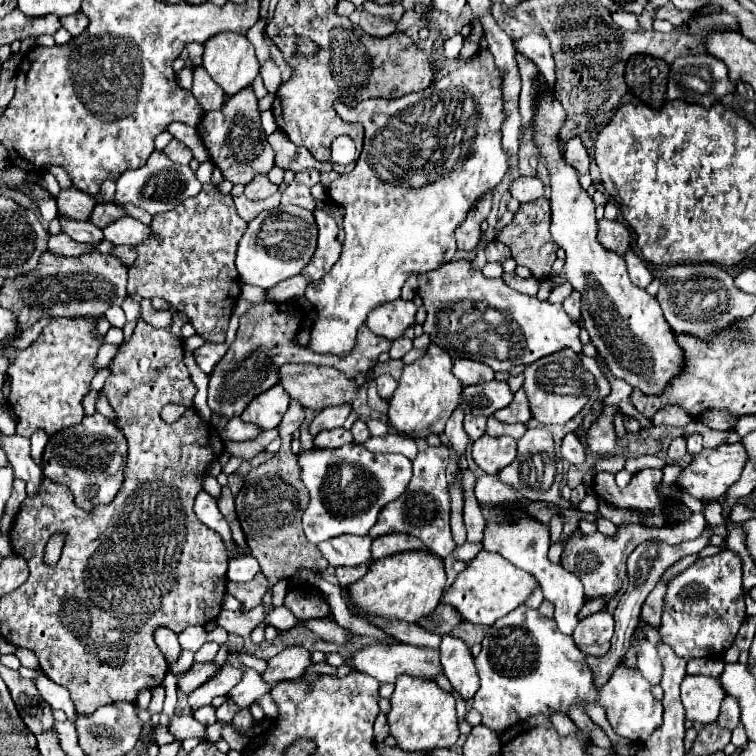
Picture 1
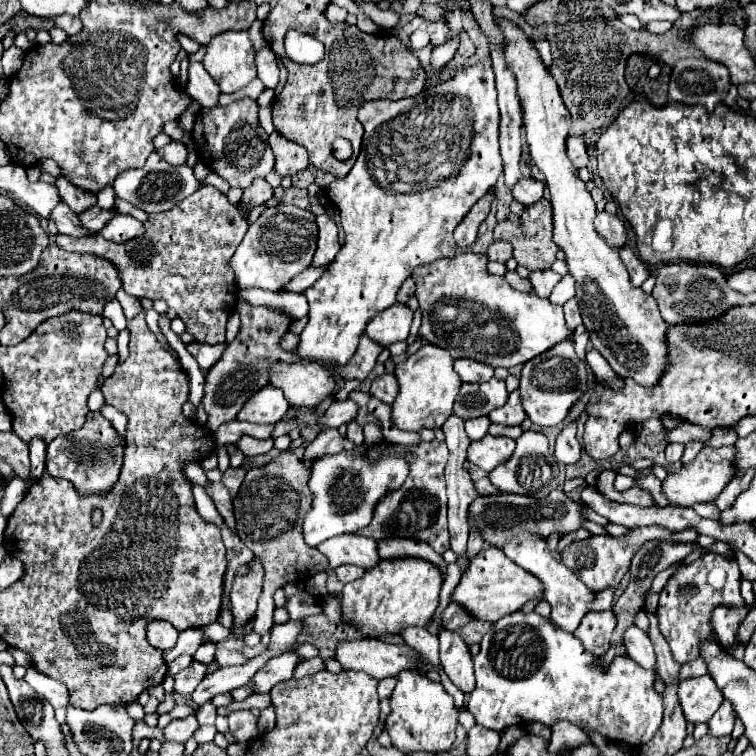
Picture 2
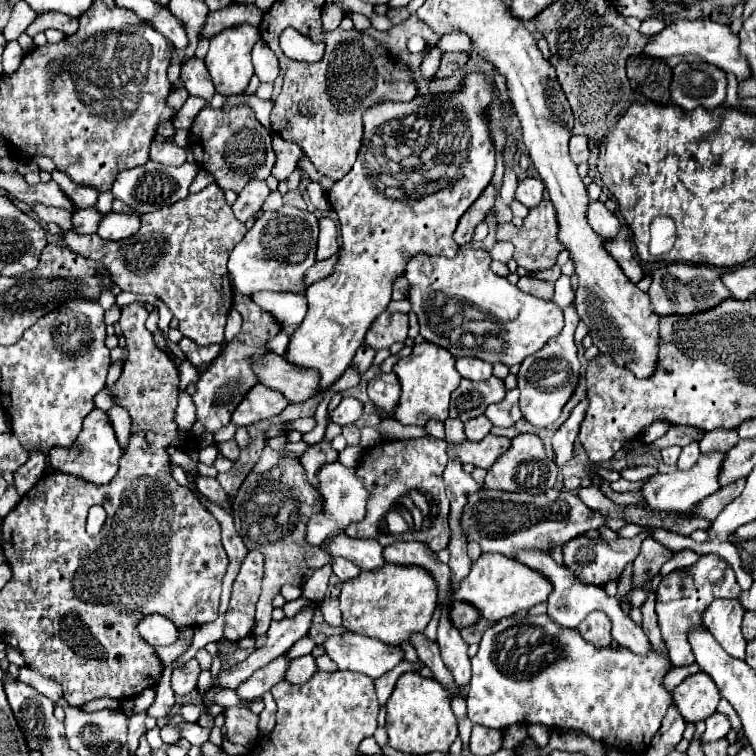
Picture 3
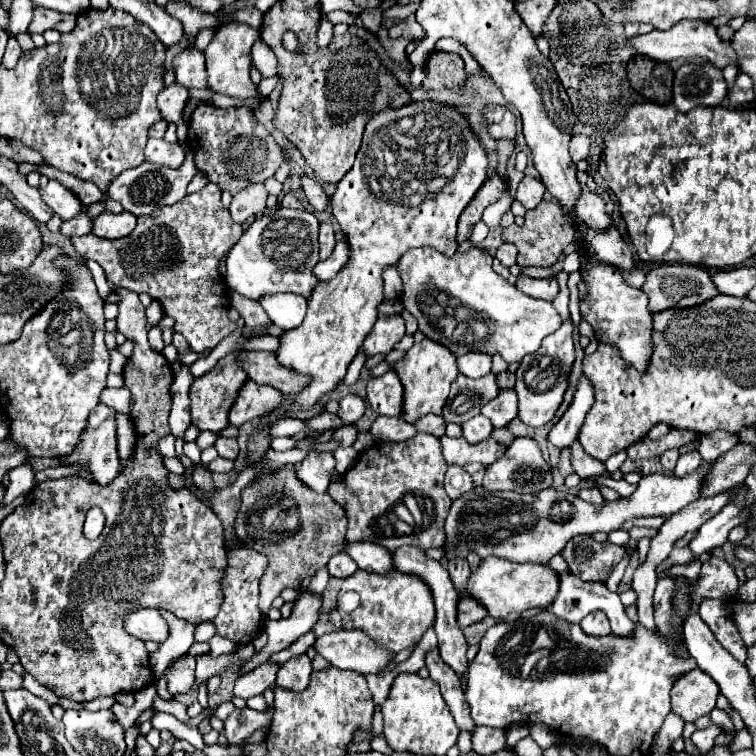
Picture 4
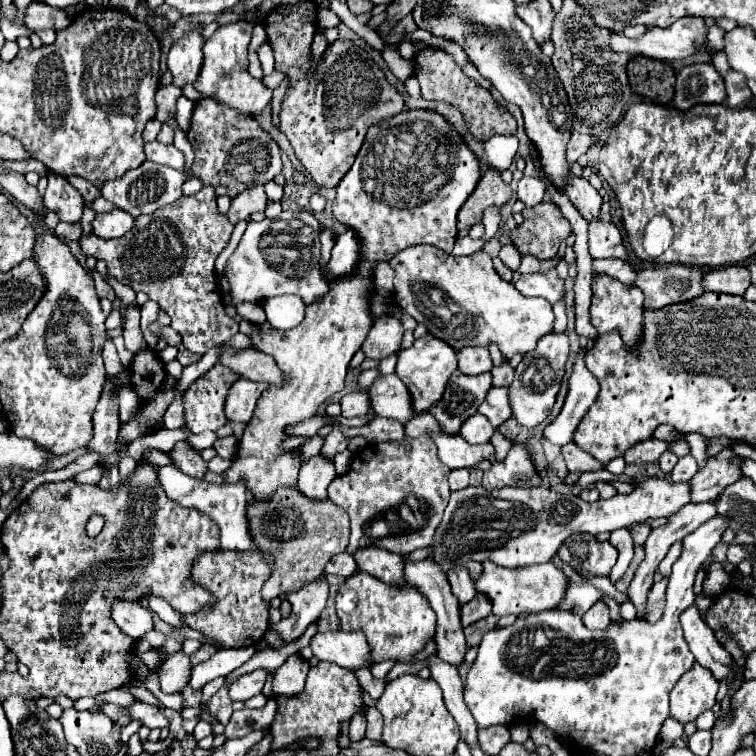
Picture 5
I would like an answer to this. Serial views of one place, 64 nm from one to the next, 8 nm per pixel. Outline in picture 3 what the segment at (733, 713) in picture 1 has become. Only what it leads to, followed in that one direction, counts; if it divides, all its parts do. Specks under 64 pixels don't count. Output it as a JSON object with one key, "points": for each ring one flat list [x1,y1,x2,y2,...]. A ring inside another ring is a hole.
{"points":[[716,712,712,714,708,720,706,720,706,732,700,736,700,740,706,744,706,742,716,742,720,738,724,738,726,734,730,732,730,722,724,714]]}

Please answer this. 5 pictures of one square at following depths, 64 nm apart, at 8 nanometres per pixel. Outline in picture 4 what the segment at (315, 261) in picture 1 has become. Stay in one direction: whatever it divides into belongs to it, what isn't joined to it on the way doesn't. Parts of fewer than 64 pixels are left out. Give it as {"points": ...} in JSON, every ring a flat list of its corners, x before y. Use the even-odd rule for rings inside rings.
{"points":[[322,222,319,228,319,257,320,260,329,258,334,250,334,244,336,244,336,238,334,238,334,228,330,222]]}

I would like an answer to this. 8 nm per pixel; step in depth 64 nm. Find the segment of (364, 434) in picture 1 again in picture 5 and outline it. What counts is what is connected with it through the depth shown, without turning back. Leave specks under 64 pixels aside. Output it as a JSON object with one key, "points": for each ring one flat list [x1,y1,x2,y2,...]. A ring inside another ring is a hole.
{"points":[[334,428,334,430,326,436,326,442,324,442,320,454,322,454,324,458,334,458,336,454,344,452,346,446,348,446,348,440,344,438,344,434,342,434,338,428]]}

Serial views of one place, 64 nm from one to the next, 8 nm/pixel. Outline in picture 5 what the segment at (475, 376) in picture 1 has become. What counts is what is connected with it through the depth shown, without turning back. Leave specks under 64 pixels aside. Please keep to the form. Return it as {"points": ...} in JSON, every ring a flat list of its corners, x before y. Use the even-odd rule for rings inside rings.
{"points":[[468,346,458,352,458,370,464,374,482,374,490,372,492,360,488,348,484,346]]}

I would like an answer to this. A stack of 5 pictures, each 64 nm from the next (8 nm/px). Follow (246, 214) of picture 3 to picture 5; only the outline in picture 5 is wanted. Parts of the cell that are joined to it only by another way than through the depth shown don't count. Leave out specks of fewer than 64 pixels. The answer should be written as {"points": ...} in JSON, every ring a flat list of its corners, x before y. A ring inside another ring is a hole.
{"points":[[262,186,250,188,232,200,228,220,232,224,236,224,238,220,248,220,254,212,264,212,266,206,268,206,268,198,264,194,264,188]]}

